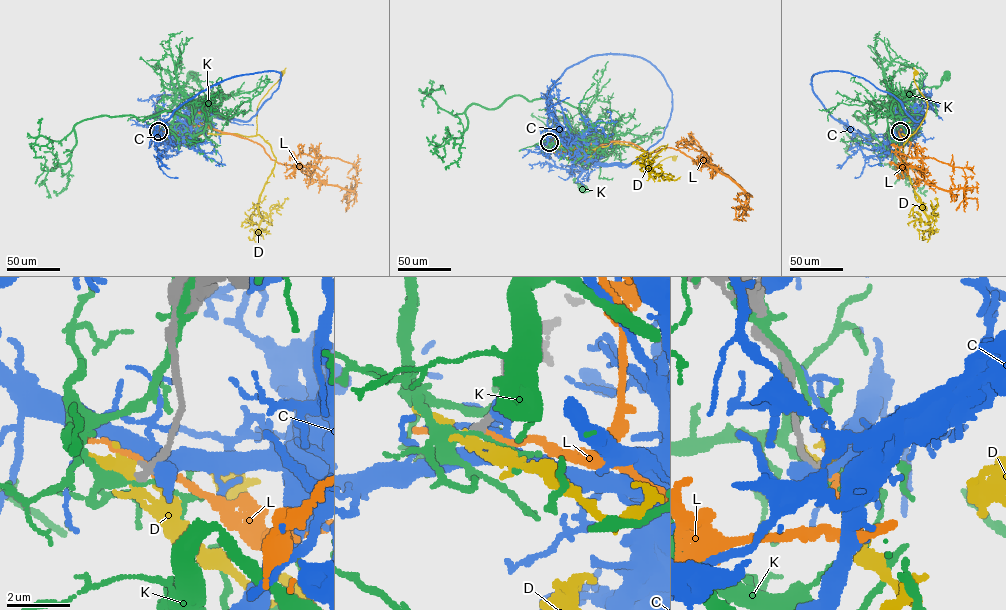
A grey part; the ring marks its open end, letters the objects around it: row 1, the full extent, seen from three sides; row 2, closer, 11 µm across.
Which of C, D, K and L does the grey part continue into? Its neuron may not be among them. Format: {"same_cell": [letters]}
{"same_cell": ["D"]}

